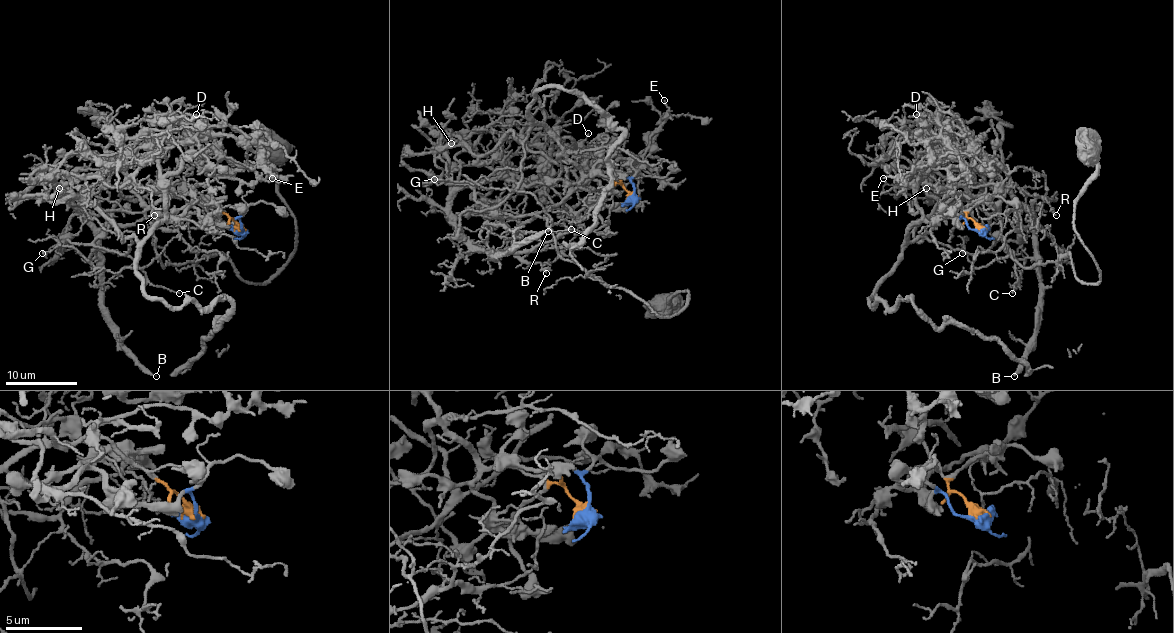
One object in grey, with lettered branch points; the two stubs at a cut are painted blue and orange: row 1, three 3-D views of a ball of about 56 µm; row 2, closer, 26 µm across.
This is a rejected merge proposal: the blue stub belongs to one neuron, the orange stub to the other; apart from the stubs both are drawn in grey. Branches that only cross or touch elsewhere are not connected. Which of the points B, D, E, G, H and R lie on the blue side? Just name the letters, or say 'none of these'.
B, H, R

